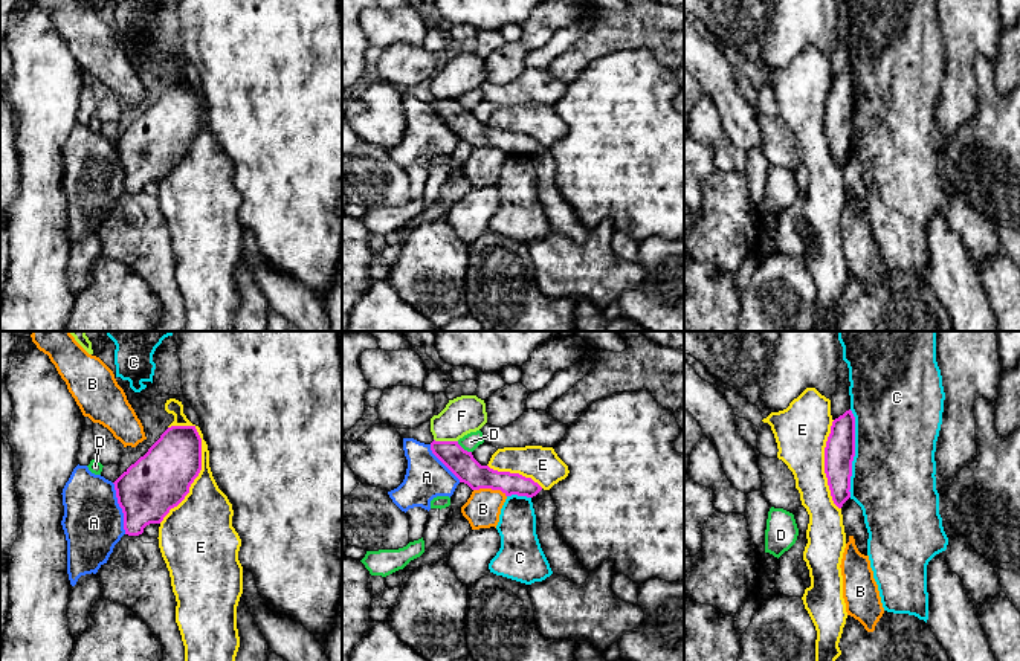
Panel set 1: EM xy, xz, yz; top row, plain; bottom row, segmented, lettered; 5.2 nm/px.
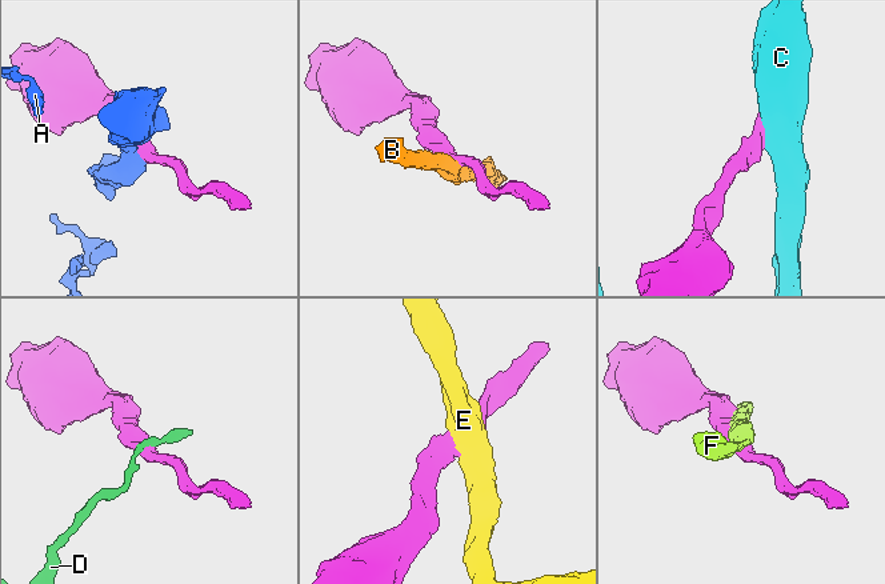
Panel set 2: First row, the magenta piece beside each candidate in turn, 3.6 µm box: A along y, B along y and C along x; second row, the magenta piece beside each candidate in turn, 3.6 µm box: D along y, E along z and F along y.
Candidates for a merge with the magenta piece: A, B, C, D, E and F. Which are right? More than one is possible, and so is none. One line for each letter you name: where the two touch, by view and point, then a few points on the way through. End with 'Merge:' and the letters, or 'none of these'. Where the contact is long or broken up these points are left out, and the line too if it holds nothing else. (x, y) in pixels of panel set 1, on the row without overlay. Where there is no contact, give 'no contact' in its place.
Merge: none of these

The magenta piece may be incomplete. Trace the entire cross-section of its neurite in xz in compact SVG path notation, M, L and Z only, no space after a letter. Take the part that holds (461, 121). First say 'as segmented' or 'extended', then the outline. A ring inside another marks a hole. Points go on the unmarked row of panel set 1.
as segmented | M432 99L432 111L472 148L492 147L501 148L505 154L518 153L533 156L542 145L531 136L519 131L498 130L489 124L481 124L472 113L464 108L458 99Z

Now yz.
as segmented | M846 69L835 76L825 105L825 131L834 162L841 166L851 156L852 119L855 114L855 75Z

